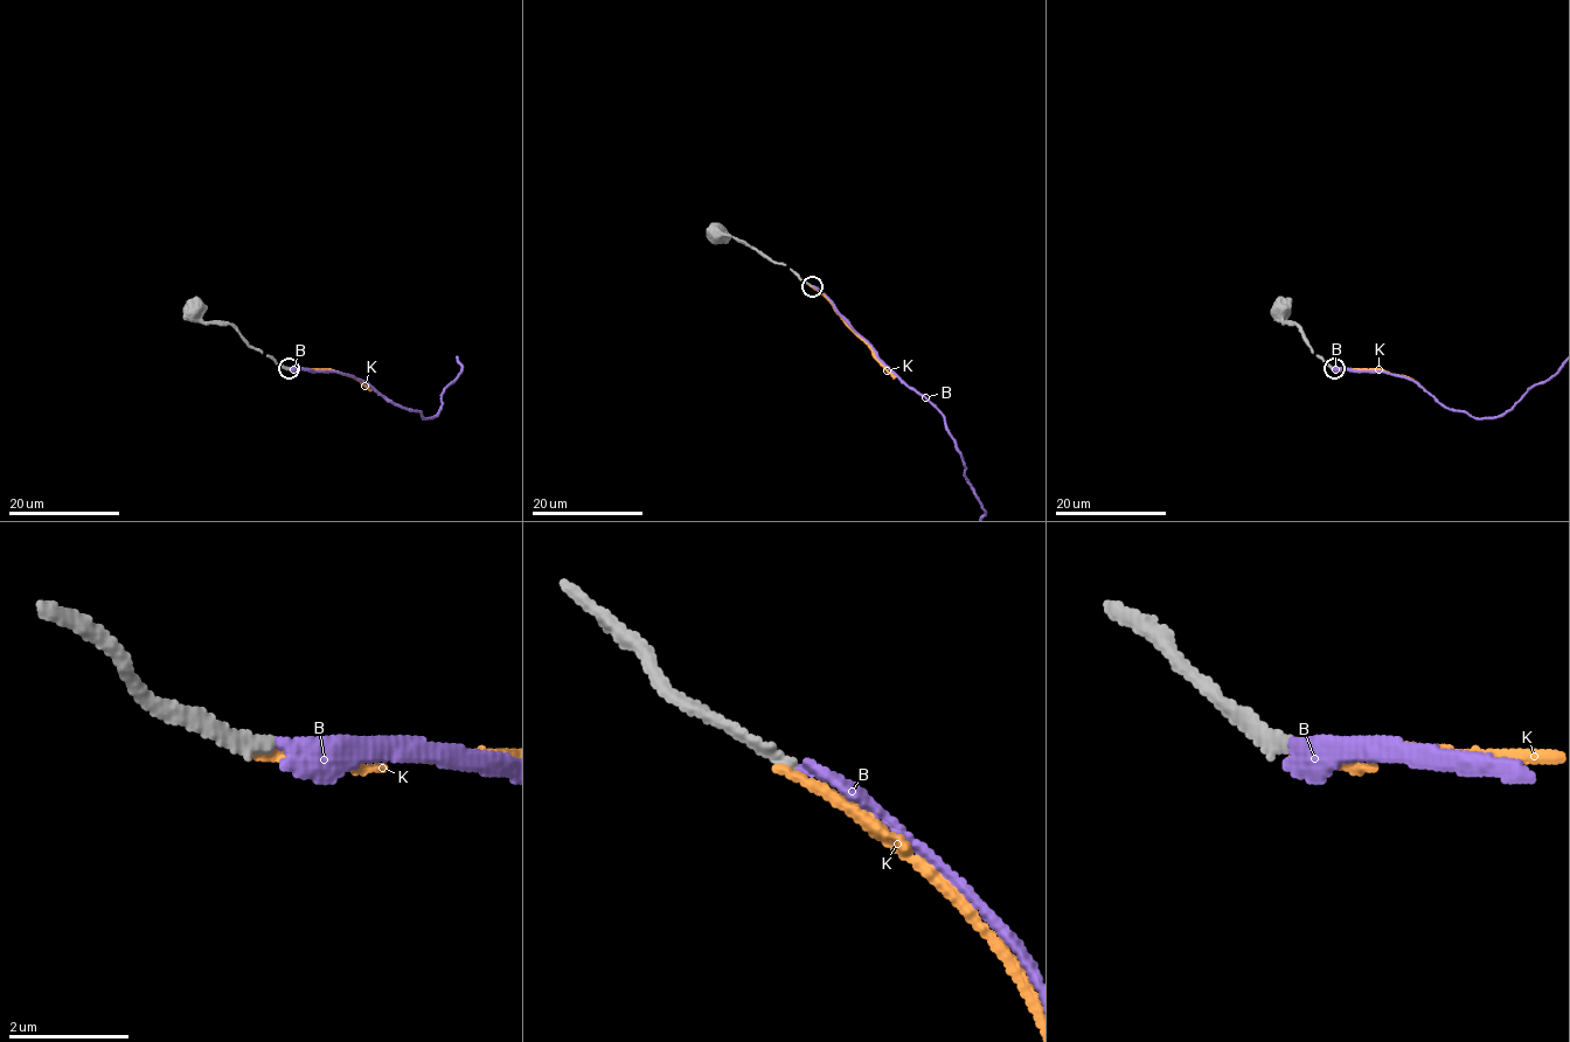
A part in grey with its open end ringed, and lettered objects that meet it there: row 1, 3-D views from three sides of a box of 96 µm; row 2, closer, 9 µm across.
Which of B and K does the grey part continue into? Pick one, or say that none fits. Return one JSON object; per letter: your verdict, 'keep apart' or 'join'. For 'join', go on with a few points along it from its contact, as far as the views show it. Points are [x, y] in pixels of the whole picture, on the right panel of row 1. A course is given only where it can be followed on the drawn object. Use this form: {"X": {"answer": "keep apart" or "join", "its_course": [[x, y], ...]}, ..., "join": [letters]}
{"B": {"answer": "join"}, "K": {"answer": "keep apart"}, "join": ["B"]}

